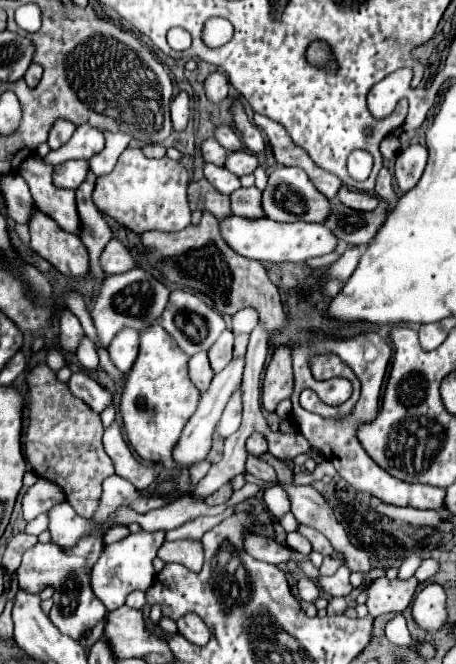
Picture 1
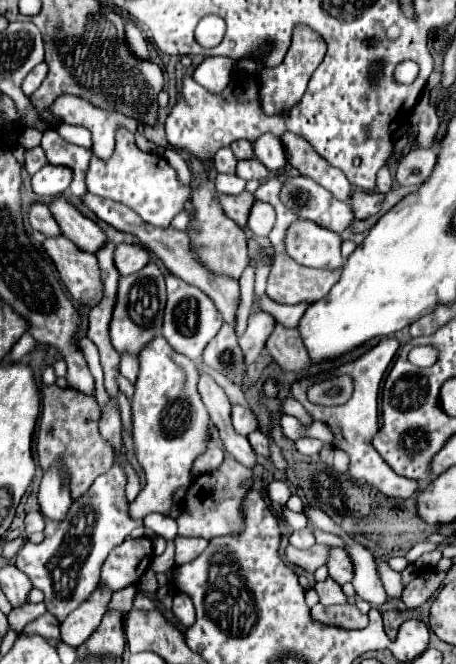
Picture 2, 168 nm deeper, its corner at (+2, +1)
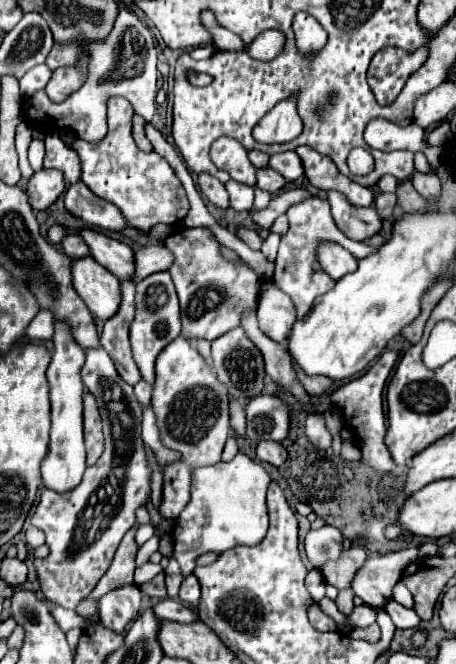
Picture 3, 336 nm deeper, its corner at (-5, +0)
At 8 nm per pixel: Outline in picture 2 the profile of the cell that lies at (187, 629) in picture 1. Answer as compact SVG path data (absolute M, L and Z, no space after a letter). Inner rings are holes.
M176 593L174 595L174 605L172 605L172 611L176 615L176 619L188 627L194 623L194 605L192 605L192 599L186 595L186 593Z

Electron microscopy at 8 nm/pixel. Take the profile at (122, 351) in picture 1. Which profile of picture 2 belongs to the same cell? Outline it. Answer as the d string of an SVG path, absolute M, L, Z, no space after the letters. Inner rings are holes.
M122 355L120 373L122 373L130 383L136 383L136 377L138 377L138 359L132 357L132 355Z

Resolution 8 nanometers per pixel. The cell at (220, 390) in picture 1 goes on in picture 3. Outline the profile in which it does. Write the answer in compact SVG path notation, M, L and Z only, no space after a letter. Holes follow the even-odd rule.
M269 280L269 290L261 294L257 308L259 328L275 342L283 342L295 322L295 306L287 294L277 290Z

